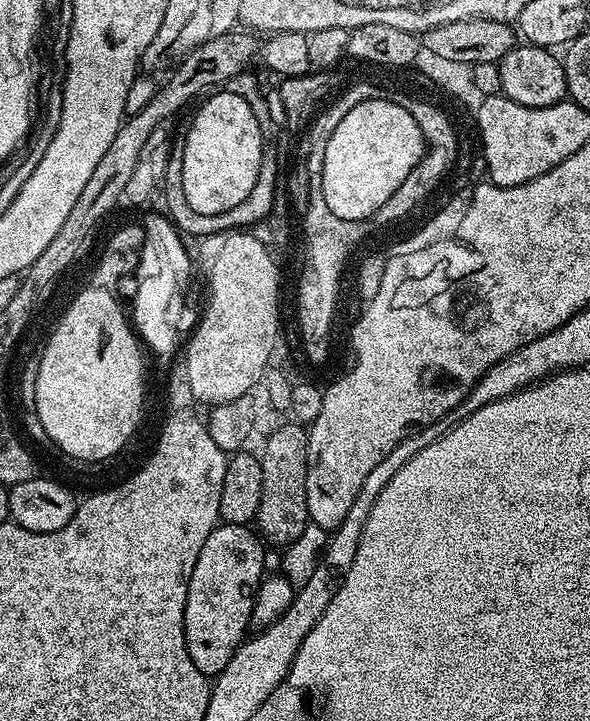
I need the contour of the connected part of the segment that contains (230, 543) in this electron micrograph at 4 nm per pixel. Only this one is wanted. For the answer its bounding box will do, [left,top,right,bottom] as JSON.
[184,522,266,677]

